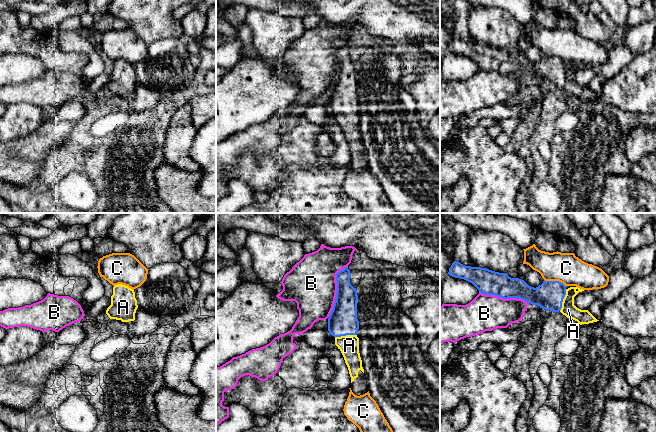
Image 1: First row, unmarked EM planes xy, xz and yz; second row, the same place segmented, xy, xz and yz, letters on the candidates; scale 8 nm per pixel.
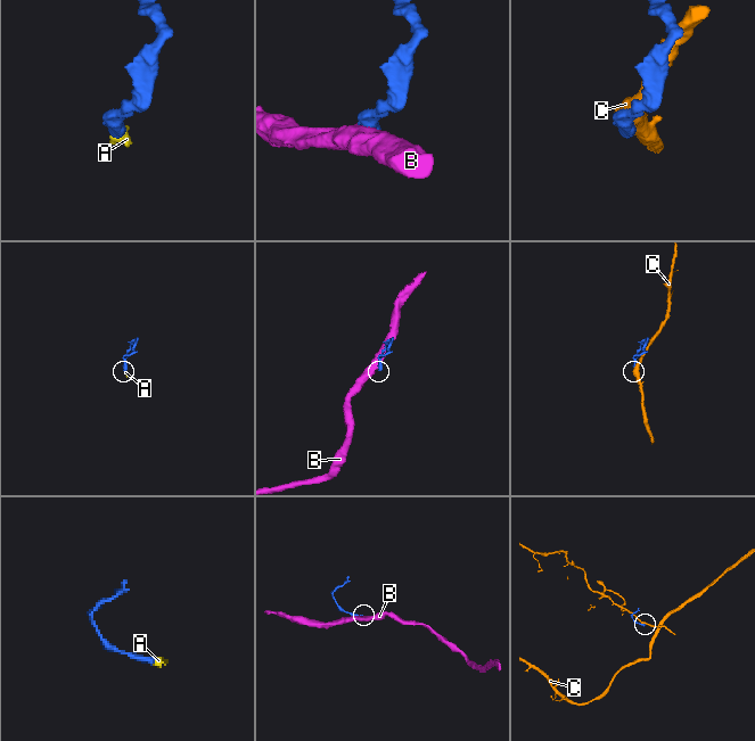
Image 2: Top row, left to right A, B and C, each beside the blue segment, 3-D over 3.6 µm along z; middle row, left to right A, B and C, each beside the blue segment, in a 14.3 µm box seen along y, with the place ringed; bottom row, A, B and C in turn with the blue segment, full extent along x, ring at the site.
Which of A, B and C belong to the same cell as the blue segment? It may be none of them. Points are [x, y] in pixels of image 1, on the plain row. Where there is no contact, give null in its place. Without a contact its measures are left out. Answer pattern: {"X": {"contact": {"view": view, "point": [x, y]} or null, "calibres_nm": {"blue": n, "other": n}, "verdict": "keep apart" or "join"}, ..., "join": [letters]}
{"A": {"contact": {"view": "xz", "point": [345, 111]}, "calibres_nm": {"blue": 240, "other": 160}, "verdict": "join"}, "B": {"contact": {"view": "xz", "point": [337, 66]}, "calibres_nm": {"blue": 220, "other": 400}, "verdict": "keep apart"}, "C": {"contact": {"view": "yz", "point": [555, 57]}, "calibres_nm": {"blue": 220, "other": 240}, "verdict": "keep apart"}, "join": ["A"]}

